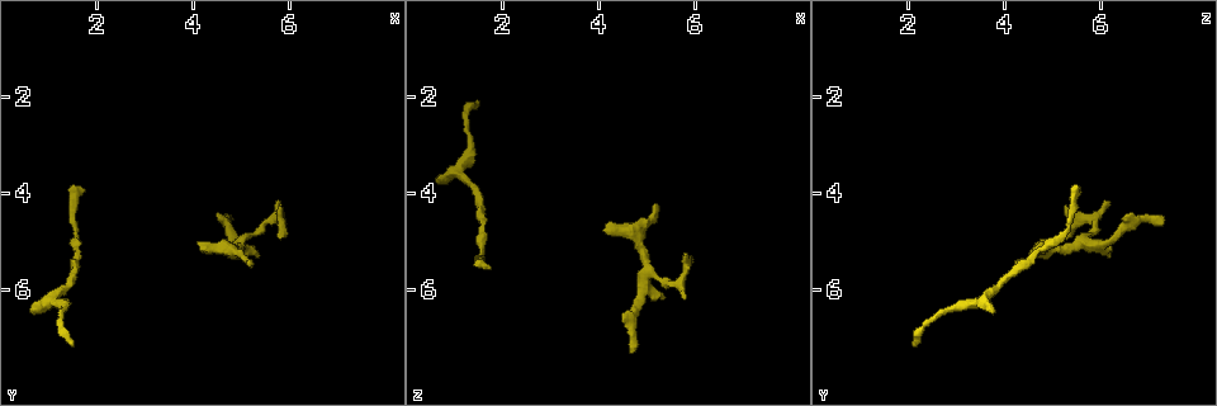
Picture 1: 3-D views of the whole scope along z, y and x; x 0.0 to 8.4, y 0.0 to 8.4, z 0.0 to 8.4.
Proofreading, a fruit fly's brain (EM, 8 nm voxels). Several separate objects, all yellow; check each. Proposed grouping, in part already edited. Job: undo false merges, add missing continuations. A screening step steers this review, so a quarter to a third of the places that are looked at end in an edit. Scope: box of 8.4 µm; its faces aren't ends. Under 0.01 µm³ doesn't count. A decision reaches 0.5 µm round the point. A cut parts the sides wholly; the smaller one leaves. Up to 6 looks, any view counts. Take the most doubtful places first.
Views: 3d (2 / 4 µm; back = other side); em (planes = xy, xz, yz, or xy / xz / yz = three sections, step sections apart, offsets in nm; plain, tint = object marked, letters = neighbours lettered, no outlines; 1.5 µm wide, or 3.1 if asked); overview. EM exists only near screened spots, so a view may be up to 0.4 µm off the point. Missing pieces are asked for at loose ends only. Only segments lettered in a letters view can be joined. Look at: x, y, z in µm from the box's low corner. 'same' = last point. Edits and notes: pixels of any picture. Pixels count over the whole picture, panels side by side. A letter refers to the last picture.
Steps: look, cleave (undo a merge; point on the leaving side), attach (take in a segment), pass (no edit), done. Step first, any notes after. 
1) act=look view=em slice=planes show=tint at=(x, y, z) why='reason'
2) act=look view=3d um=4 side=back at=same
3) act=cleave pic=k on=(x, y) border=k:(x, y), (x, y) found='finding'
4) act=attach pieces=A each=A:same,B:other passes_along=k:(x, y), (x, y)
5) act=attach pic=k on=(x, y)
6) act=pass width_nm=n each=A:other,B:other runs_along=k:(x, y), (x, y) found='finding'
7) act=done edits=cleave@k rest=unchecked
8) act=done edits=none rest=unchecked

act=look view=3d um=4 at=(0.70, 6.45, 3.75)

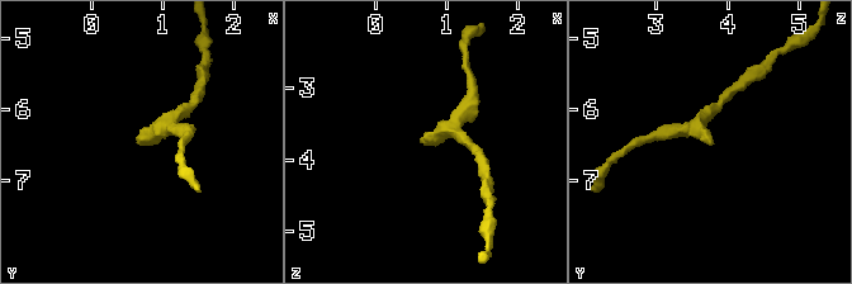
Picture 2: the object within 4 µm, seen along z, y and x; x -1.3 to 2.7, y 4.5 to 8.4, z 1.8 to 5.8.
act=look view=em slice=planes show=letters at=(0.70, 6.45, 3.75) why='shape alone is not enough'

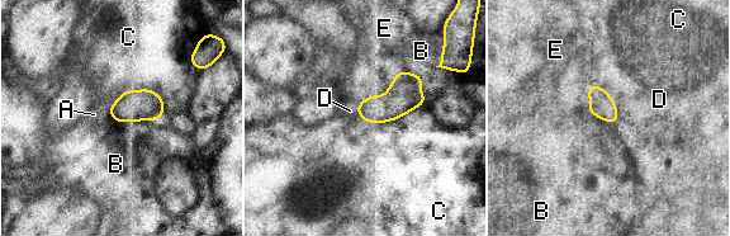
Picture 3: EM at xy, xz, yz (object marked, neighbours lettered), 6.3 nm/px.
act=pass longest_contact=B:340nm each=A:other,B:other,C:other,D:other,E:other border=3:(108, 112), (115, 121), (160, 117) found='no lettered segment goes on from it'

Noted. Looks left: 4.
act=look view=3d um=2 at=(4.70, 4.50, 7.35) why='branch stops here'

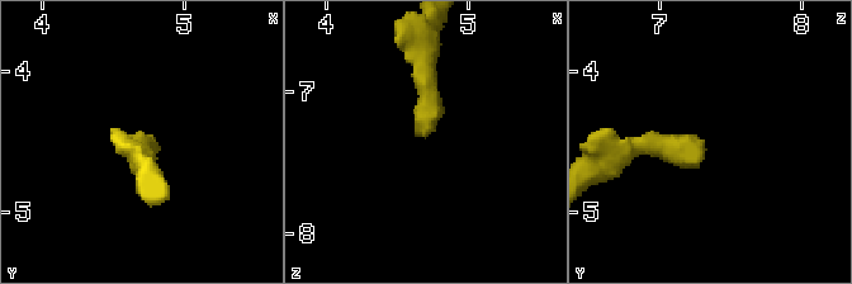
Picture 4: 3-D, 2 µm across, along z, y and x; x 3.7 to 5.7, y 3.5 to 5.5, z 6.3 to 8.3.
act=look view=em slice=xy step=4 show=tint at=(4.68, 4.48, 7.30) why='need the tissue'

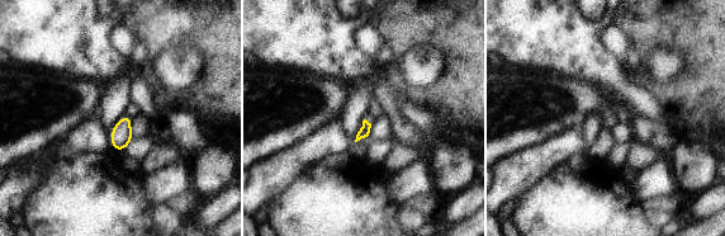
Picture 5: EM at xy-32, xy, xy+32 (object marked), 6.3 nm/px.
act=look view=em slice=yz step=8 show=letters at=same why='cut it another way'

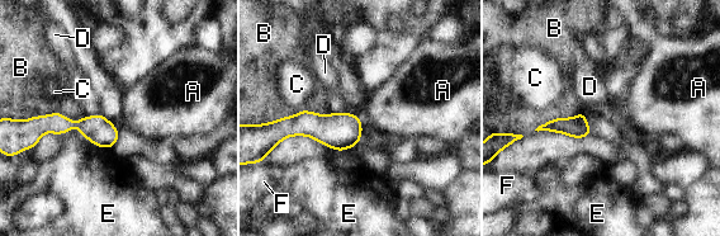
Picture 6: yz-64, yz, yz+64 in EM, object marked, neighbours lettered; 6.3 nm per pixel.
act=attach pieces=A longest_contact=E:440nm each=A:same,B:other,C:other,D:other,E:other,F:other passes_along=6:(342, 131), (359, 121), (396, 107) found='it goes on there'

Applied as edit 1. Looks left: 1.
act=done edits=attach@6 rest=unchecked

